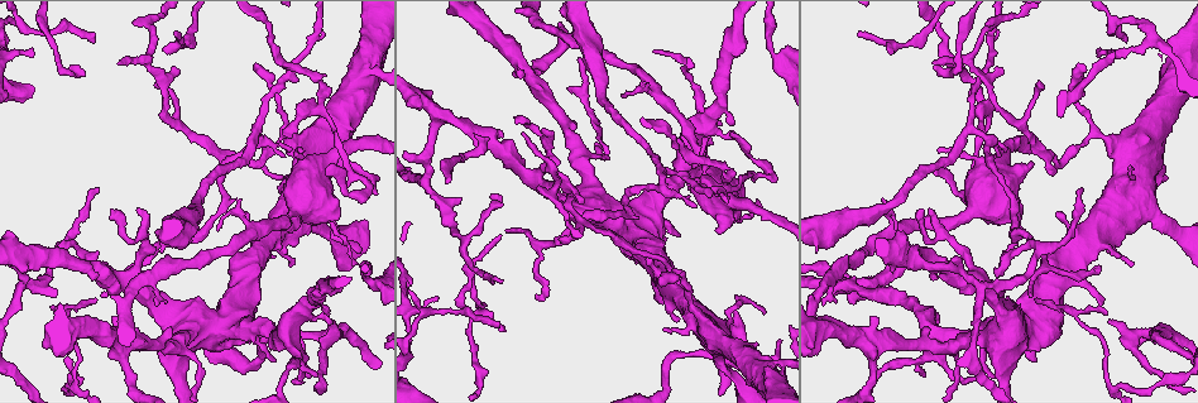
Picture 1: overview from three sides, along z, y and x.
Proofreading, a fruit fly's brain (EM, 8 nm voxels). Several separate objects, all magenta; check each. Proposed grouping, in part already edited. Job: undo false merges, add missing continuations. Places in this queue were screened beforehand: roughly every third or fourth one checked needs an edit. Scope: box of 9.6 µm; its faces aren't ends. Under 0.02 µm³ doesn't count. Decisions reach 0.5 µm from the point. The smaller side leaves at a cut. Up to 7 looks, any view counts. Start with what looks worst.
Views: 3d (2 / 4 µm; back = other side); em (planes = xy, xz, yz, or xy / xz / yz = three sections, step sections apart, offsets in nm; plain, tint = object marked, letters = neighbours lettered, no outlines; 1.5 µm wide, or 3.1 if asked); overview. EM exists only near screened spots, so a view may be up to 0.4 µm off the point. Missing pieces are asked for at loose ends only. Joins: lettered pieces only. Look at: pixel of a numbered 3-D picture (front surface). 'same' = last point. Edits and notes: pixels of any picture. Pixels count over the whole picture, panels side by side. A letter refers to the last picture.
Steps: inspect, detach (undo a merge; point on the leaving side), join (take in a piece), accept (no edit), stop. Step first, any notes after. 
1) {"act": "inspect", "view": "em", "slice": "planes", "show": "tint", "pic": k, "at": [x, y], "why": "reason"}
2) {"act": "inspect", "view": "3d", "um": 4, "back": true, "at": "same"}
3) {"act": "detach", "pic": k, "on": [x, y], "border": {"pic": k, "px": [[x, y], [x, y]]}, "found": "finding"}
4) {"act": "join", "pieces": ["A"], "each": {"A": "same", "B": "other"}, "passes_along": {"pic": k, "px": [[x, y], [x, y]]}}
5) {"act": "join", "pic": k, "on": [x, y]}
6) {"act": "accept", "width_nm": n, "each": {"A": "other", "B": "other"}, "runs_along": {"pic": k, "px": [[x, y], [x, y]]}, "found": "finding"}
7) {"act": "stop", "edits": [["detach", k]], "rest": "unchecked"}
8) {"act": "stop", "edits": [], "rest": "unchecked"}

{"act": "inspect", "view": "em", "slice": "planes", "show": "letters", "pic": 1, "at": [216, 228], "why": "thin end"}

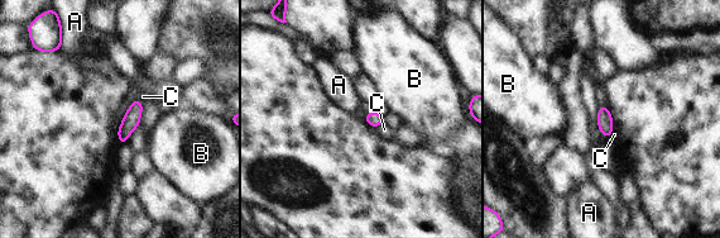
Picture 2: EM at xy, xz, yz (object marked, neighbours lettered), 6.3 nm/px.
{"act": "accept", "width_nm": 90, "longest_contact_nm": ["C", 60], "each": {"A": "other", "B": "other", "C": "other"}, "found": "none of them fits"}

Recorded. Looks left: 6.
{"act": "inspect", "view": "3d", "um": 2, "pic": 1, "at": [247, 211], "why": "an open end"}

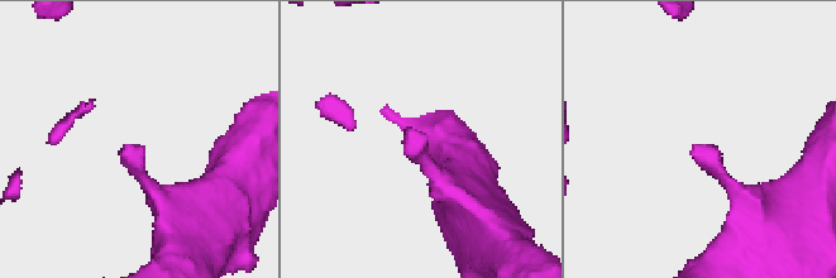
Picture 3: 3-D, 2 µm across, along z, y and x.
{"act": "inspect", "view": "em", "slice": "planes", "show": "letters", "pic": 3, "at": [129, 144], "why": "need the tissue"}

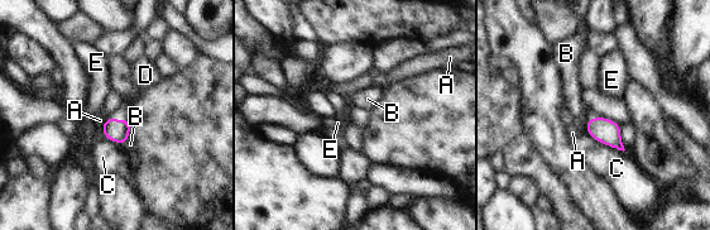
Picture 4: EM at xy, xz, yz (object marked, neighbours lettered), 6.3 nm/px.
{"act": "join", "pieces": ["D"], "each": {"A": "other", "B": "other", "C": "other", "D": "same", "E": "other"}, "passes_along": {"pic": 4, "px": [[118, 130], [119, 120], [137, 86]]}, "found": "it goes on there"}

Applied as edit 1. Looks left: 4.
{"act": "inspect", "view": "em", "slice": "planes", "show": "plain", "pic": 1, "at": [464, 241], "why": "side arm on a straight run"}

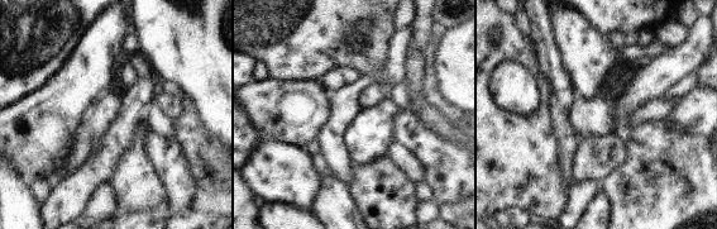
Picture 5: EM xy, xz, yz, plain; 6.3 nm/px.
{"act": "inspect", "view": "em", "slice": "planes", "show": "tint", "at": "same", "why": "where the object lies"}

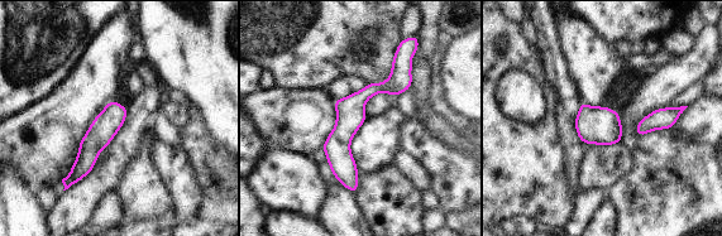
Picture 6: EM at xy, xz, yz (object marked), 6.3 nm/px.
{"act": "inspect", "view": "em", "slice": "planes", "show": "letters", "at": "same", "why": "see the neighbours"}

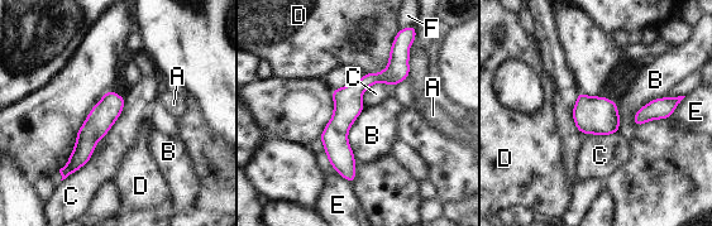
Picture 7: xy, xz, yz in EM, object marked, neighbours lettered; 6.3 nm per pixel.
{"act": "accept", "longest_contact_nm": ["B", 360], "each": {"A": "other", "B": "other", "C": "other", "D": "other", "E": "other", "F": "other"}, "runs_along": {"pic": 7, "px": [[397, 62], [348, 99], [340, 157], [350, 178]]}, "found": "continuous, no second neuron"}

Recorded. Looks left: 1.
{"act": "stop", "edits": [["join", 4]], "rest": "unchecked"}

